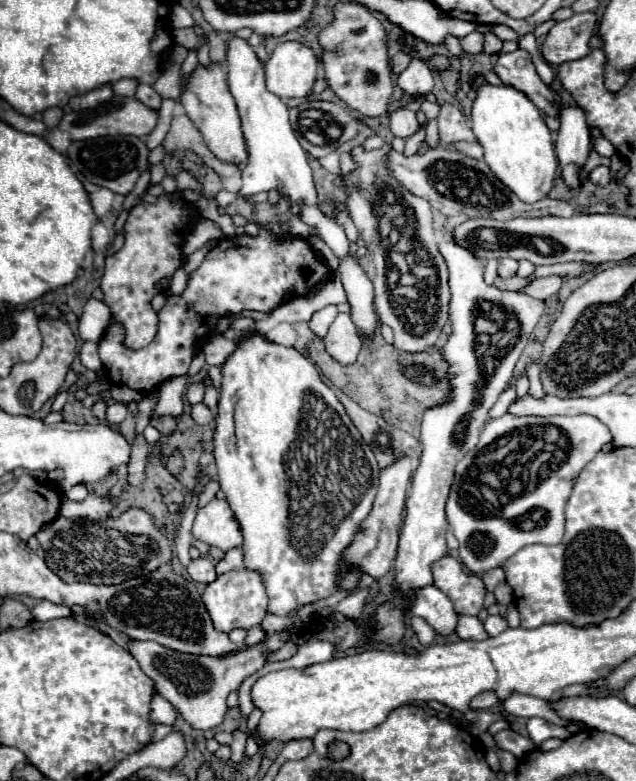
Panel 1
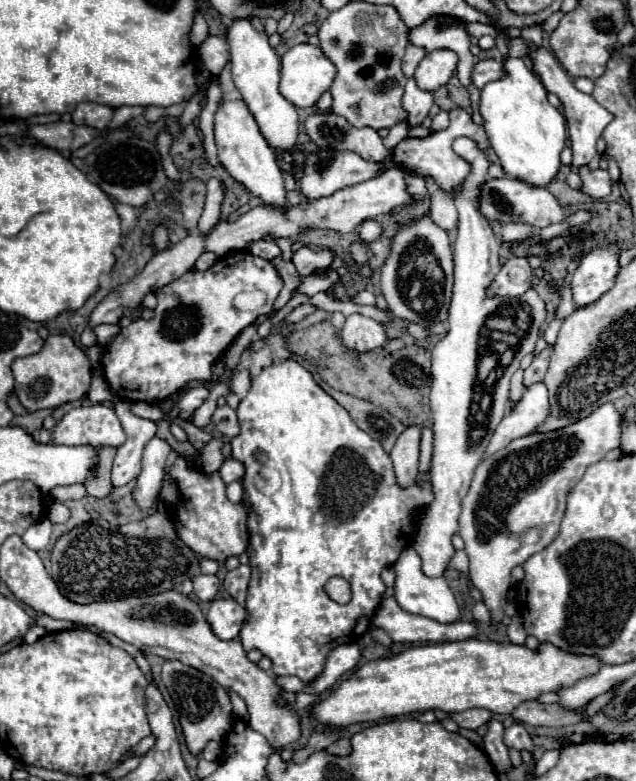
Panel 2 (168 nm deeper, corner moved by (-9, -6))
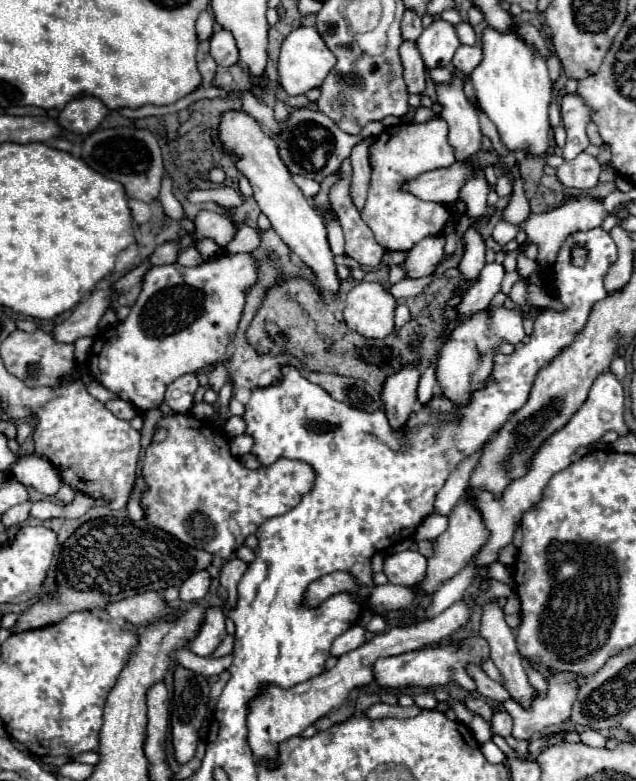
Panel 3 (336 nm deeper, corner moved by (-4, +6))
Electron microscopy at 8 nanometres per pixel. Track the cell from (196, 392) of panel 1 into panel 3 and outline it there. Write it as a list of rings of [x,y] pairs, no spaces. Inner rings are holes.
[[[193,373],[181,375],[177,381],[173,381],[165,393],[165,403],[175,411],[175,413],[189,413],[193,407],[193,397],[199,387],[199,381]]]

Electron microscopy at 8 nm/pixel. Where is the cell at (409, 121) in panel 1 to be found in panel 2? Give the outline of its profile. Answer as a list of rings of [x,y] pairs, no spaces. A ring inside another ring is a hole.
[[[408,79],[406,91],[402,97],[402,107],[408,111],[408,123],[410,127],[416,127],[422,123],[422,119],[428,115],[432,107],[432,93],[426,89],[420,89],[414,79]]]

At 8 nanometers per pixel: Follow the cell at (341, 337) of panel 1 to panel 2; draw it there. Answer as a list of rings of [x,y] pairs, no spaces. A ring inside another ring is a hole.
[[[358,313],[346,317],[346,323],[344,323],[340,335],[342,335],[344,345],[356,353],[372,351],[372,349],[384,345],[388,339],[386,329],[378,321],[358,315]]]

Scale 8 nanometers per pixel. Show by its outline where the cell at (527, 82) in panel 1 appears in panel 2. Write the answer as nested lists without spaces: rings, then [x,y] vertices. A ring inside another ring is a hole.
[[[482,59],[482,61],[478,61],[472,67],[470,79],[472,79],[472,83],[478,89],[482,89],[486,83],[490,83],[494,79],[500,79],[502,75],[504,75],[504,71],[502,71],[502,65],[498,61],[494,61],[494,59]]]

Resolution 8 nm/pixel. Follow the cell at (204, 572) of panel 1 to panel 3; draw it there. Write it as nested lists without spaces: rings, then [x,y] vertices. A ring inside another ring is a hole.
[[[197,571],[193,575],[189,575],[189,579],[181,585],[179,589],[179,599],[181,601],[197,601],[197,599],[203,599],[207,589],[211,585],[211,575],[209,571]]]

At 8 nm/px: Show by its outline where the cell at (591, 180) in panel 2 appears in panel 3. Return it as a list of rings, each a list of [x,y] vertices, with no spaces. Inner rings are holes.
[[[579,153],[575,159],[565,161],[557,169],[557,177],[565,187],[575,187],[581,191],[593,189],[599,183],[599,173],[601,163],[587,153]]]

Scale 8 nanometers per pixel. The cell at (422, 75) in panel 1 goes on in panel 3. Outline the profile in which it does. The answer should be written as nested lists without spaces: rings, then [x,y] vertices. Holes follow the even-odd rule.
[[[443,19],[433,21],[417,39],[417,49],[427,69],[451,67],[451,59],[459,45],[455,27]]]

